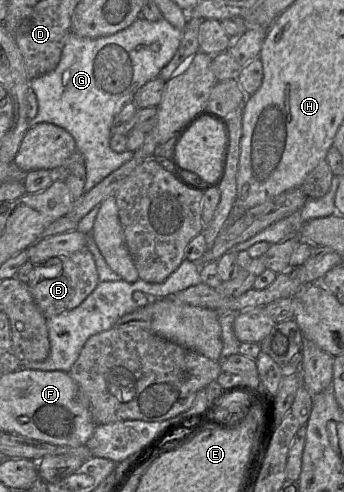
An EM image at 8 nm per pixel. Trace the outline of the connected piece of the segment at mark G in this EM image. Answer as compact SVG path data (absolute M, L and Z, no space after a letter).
M139 17L136 19L129 27L113 34L110 36L99 37L99 38L84 38L77 36L74 33L70 33L68 36L64 48L62 50L60 61L57 67L42 76L39 76L29 82L29 88L36 94L38 102L38 112L37 115L29 120L29 128L34 127L40 123L46 122L59 126L69 132L75 140L76 149L79 151L85 159L86 165L86 183L84 185L84 193L93 189L98 183L100 183L109 174L120 168L124 163L129 161L133 156L135 151L125 151L123 153L117 153L113 151L110 147L111 139L111 127L116 115L123 109L123 107L133 101L135 93L144 86L148 81L156 79L159 77L161 70L171 61L177 52L181 39L183 36L183 31L172 26L165 18L157 22L150 22L144 18Z

